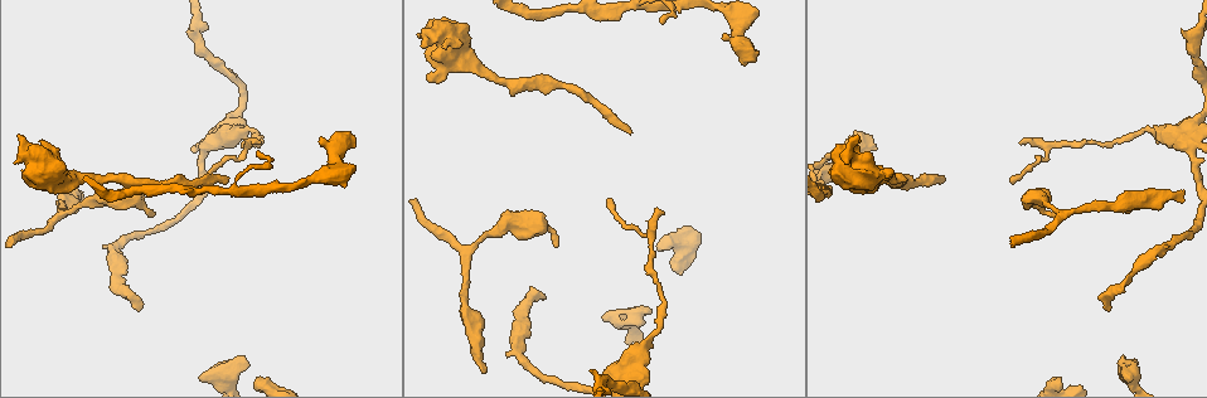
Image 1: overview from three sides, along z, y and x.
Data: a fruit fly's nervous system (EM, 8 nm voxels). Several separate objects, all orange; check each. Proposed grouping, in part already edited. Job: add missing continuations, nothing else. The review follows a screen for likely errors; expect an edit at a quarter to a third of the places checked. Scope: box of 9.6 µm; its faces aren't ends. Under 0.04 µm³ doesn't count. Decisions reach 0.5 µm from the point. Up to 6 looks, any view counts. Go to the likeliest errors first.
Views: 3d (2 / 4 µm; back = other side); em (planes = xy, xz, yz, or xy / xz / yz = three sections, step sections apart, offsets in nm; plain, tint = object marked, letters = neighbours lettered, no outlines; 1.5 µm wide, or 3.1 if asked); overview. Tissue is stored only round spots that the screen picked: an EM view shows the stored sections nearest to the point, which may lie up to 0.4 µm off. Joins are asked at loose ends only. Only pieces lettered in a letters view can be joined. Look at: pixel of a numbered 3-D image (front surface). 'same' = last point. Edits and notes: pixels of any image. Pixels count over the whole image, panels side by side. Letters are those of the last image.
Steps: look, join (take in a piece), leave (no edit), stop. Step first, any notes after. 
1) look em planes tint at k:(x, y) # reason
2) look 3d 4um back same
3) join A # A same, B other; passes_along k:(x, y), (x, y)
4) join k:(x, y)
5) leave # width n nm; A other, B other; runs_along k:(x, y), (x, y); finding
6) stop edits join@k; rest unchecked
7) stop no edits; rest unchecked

look 3d 4um at 1:(139, 308)

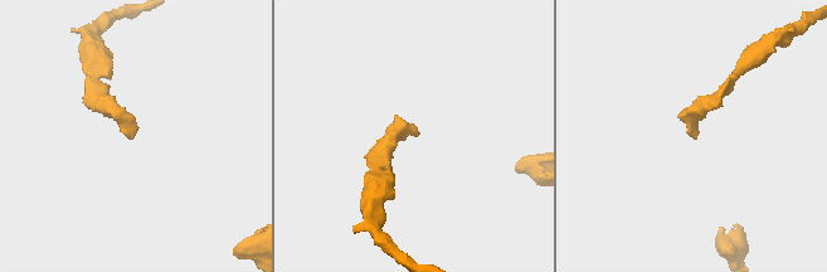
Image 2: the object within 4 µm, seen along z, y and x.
look em planes tint at 2:(695, 135)

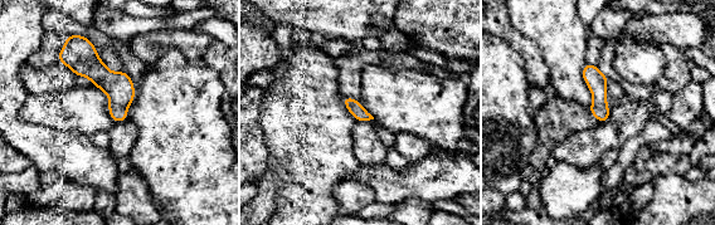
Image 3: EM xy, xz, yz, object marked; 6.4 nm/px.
look em planes letters same

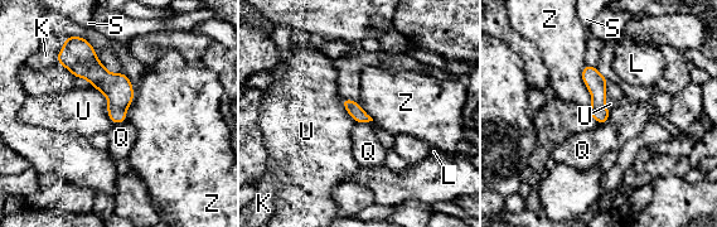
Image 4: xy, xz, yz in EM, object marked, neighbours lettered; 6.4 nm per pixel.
leave # K other, L other, Q other, S other, U other, Z other; none of them fits

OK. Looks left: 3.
look em xy step 8 letters at 1:(890, 174)

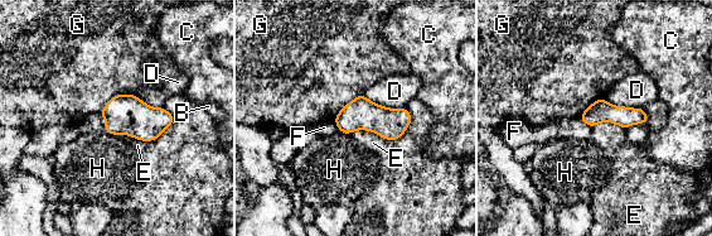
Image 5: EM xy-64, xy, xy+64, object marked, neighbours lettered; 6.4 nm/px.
look em planes letters same # another direction

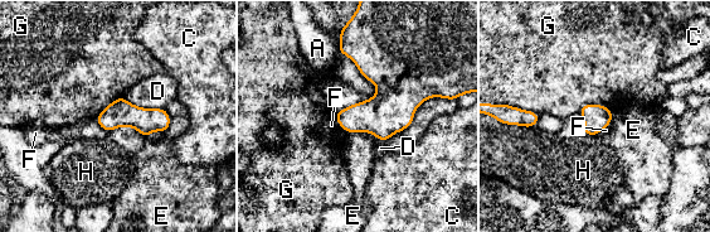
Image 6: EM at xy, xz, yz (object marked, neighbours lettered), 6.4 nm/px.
leave # A other, C other, D other, E other, F other, G other, H other; border 6:(108, 131), (132, 126), (146, 138); no lettered piece goes on from it

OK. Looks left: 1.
stop no edits; rest unchecked

